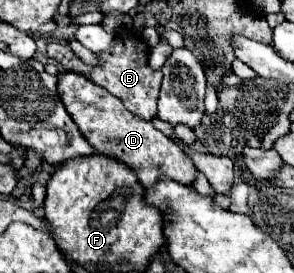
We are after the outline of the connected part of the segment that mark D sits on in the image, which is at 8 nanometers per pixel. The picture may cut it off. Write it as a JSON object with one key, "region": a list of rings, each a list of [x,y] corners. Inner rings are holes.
{"region":[[[59,72],[57,74],[57,92],[73,118],[73,122],[79,126],[81,134],[87,138],[87,142],[101,154],[111,156],[127,166],[137,174],[139,182],[145,188],[151,188],[157,178],[167,176],[177,182],[183,182],[185,186],[191,186],[191,182],[197,176],[197,168],[193,166],[191,158],[163,132],[155,130],[153,122],[141,120],[135,114],[131,114],[119,98],[115,98],[111,92],[103,90],[89,78],[75,74],[75,72]]]}

